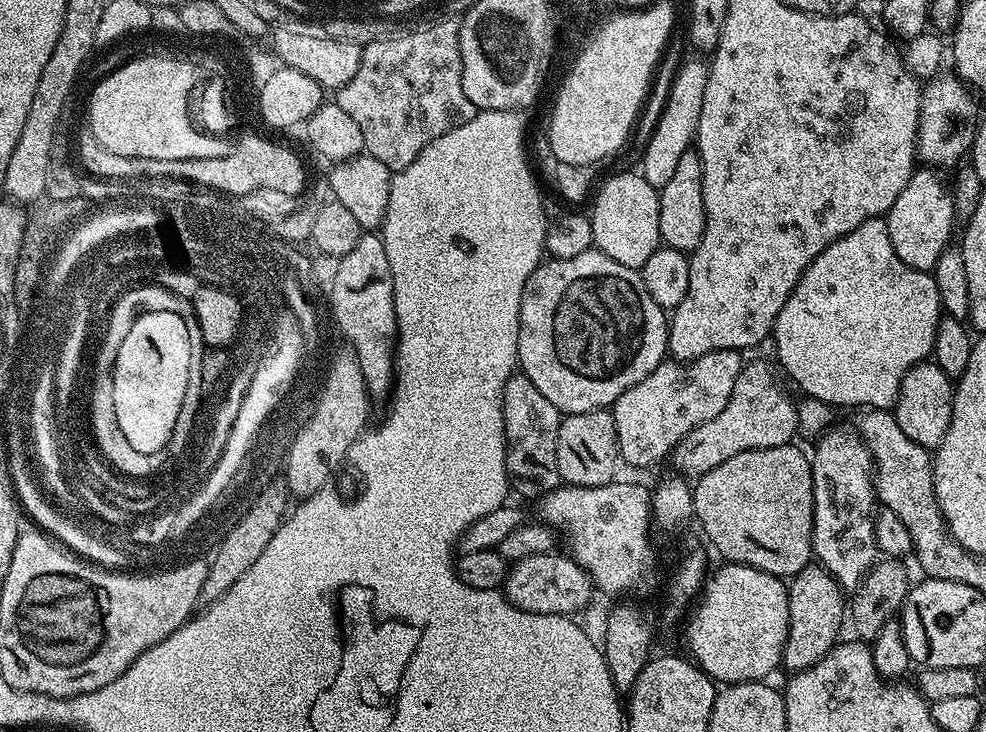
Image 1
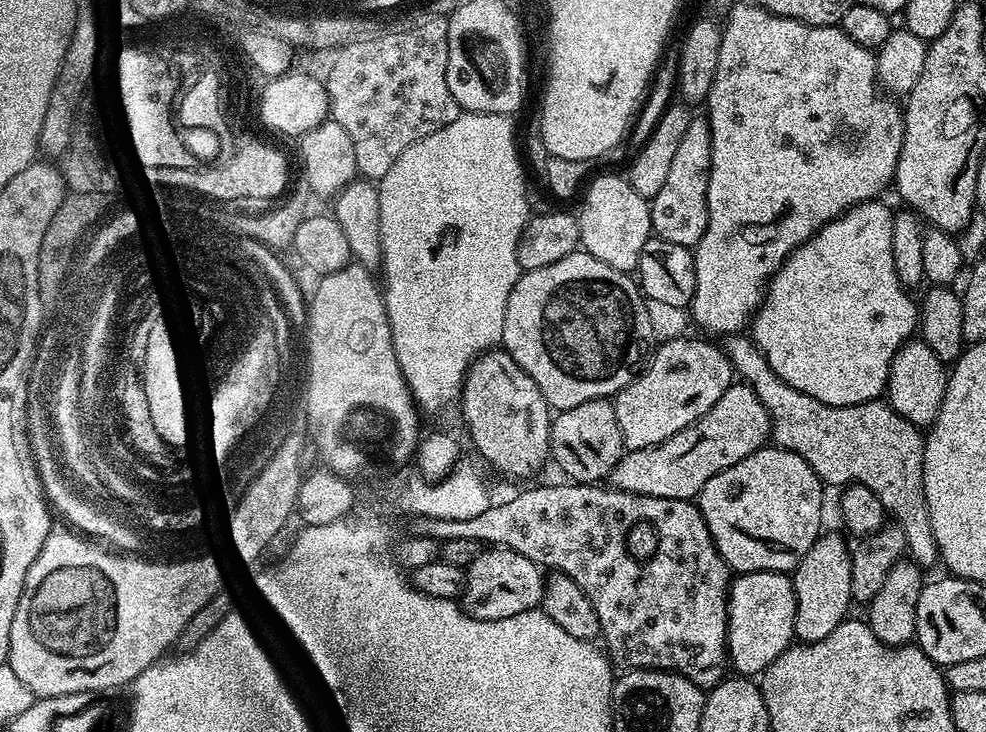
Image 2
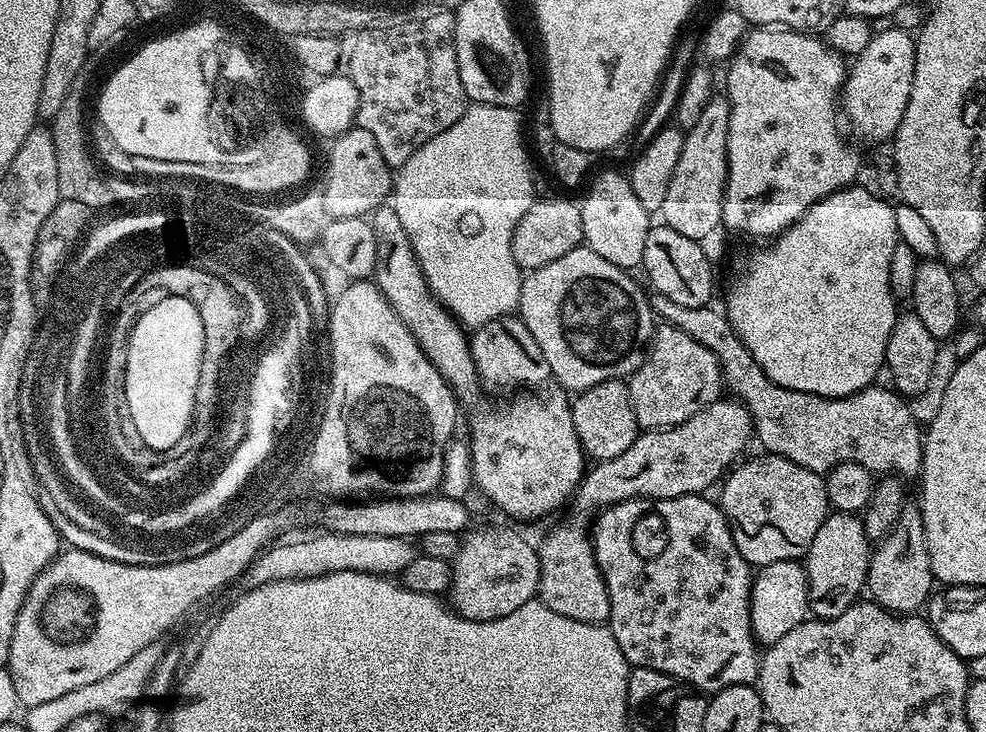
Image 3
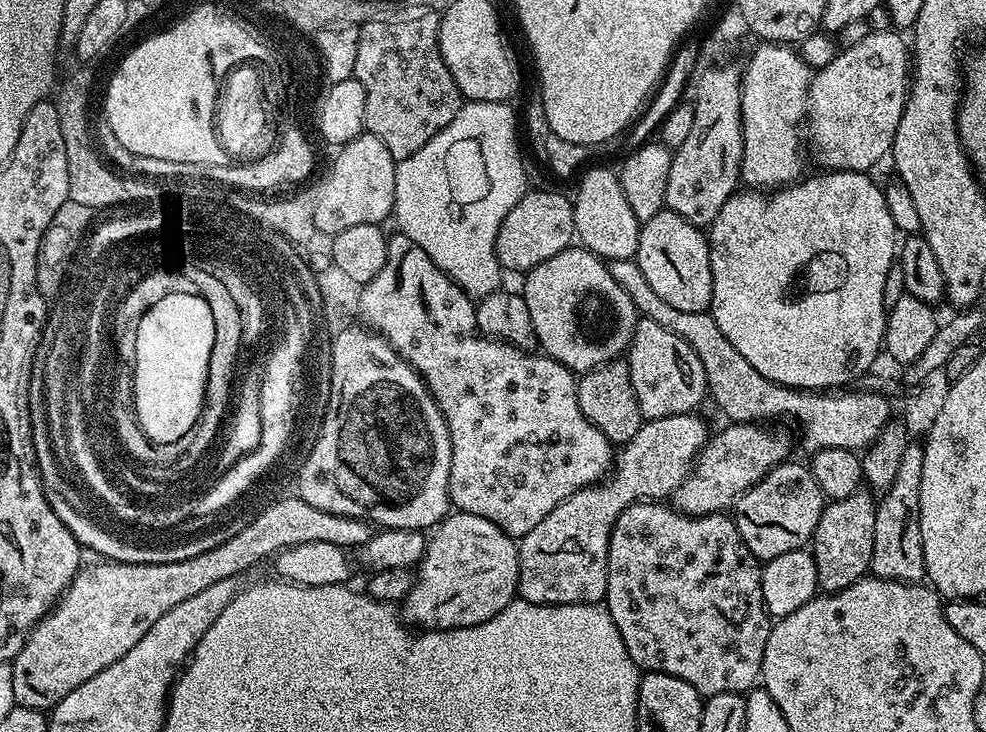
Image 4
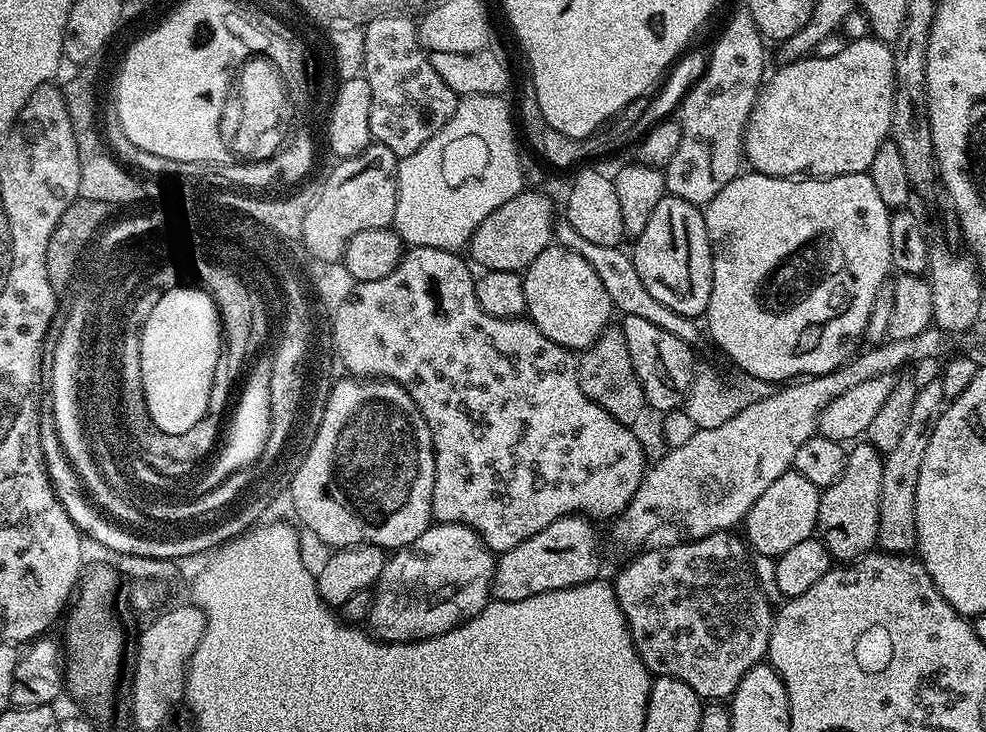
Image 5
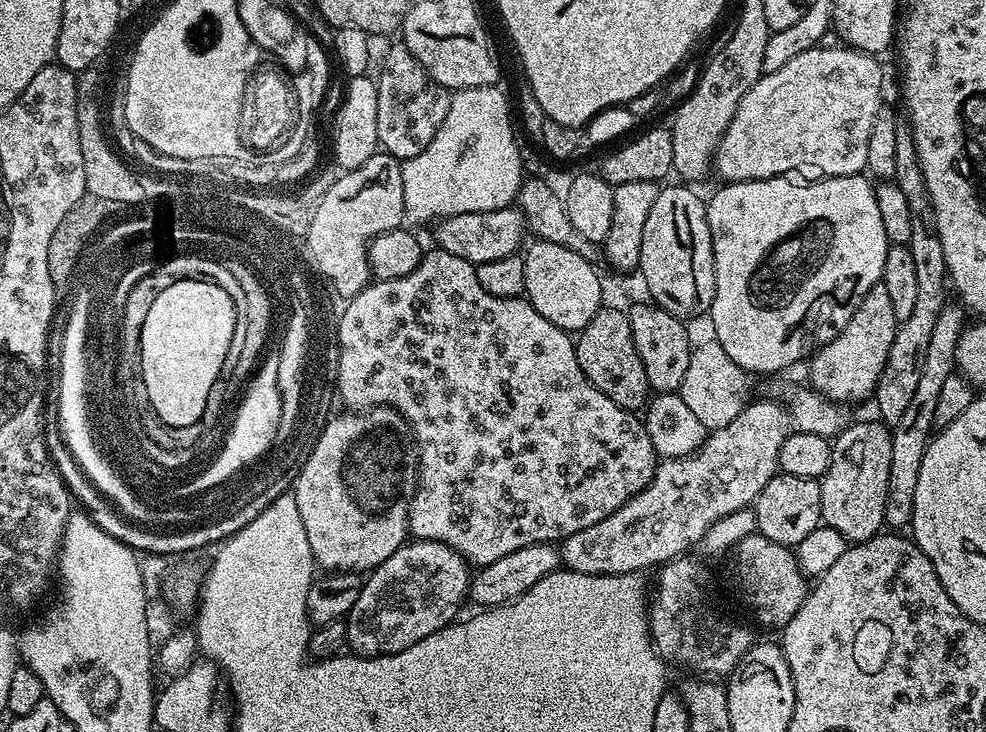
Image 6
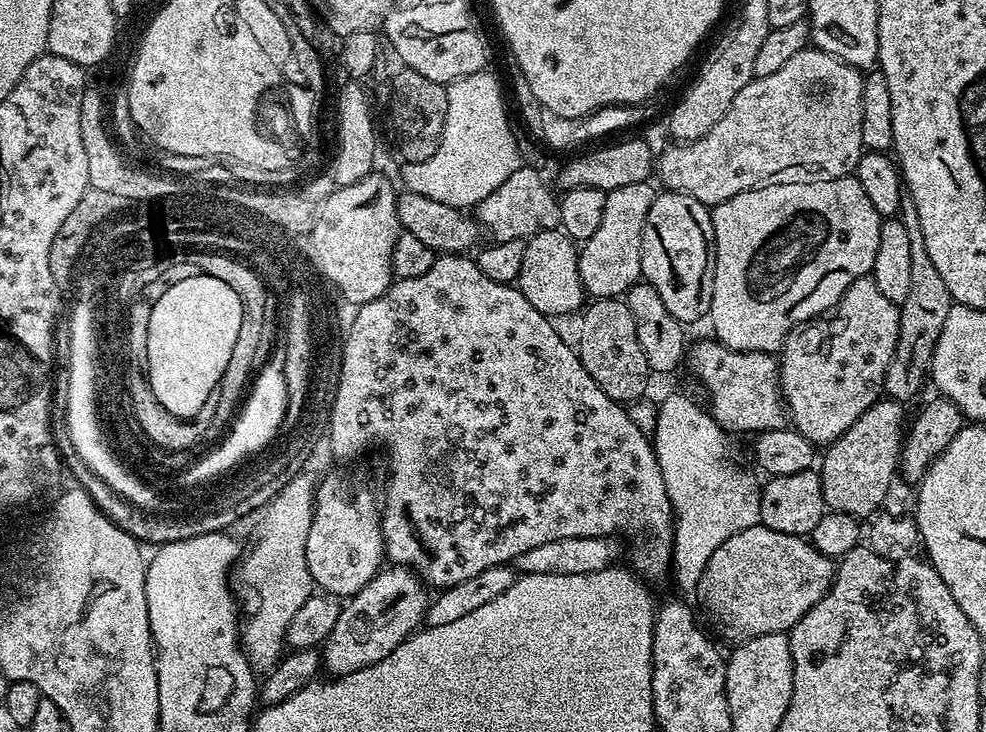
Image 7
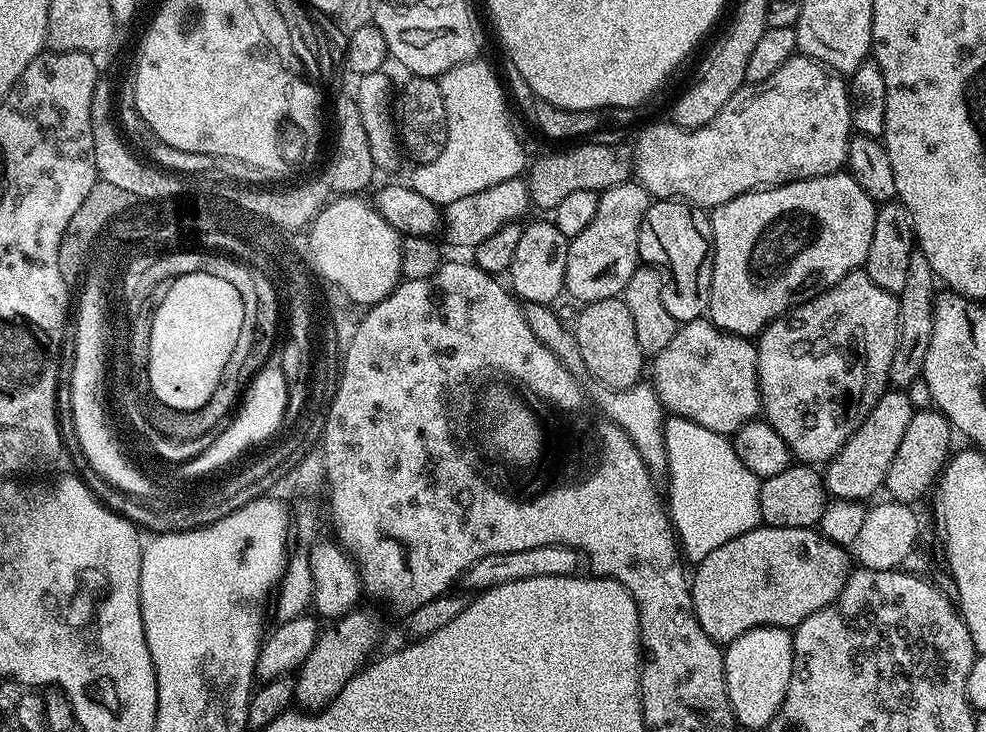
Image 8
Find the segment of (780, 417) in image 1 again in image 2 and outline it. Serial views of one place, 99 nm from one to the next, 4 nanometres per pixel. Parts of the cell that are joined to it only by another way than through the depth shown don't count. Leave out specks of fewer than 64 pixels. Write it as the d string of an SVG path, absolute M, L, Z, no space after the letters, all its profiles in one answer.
M733 382L705 416L666 438L666 442L625 451L610 480L622 492L692 500L699 497L702 486L706 486L714 474L765 447L771 434L772 418L756 391L749 384Z

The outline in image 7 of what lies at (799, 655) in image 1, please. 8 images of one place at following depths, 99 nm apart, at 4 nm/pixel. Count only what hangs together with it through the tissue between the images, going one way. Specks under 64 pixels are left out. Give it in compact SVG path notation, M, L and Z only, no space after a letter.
M877 400L854 426L850 426L850 430L846 430L846 434L823 449L818 471L824 502L831 511L857 518L871 517L881 511L880 503L887 498L892 479L895 481L898 476L900 445L904 443L906 433L904 408L898 400Z

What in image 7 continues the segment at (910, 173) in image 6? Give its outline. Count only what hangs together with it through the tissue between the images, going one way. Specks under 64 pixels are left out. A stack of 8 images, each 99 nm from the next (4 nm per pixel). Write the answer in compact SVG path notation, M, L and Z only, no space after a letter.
M907 194L900 203L898 218L906 226L906 234L910 238L910 294L906 294L906 302L898 305L898 346L886 370L883 395L890 400L909 402L908 400L914 399L923 390L924 384L926 388L934 358L934 346L938 346L938 334L942 334L946 314L950 314L954 301L950 290L946 290L946 282L942 282L938 269L934 267L934 261L926 251L926 238L922 238L918 210L914 210L914 198Z

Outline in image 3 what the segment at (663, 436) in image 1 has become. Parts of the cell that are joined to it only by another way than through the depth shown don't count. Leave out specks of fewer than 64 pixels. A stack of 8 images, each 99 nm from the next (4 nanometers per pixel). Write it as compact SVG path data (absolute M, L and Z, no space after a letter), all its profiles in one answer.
M667 322L661 323L659 327L652 333L652 343L644 357L642 366L637 372L632 373L631 376L627 377L626 380L628 386L628 393L630 394L630 402L634 406L634 414L636 415L636 423L641 429L644 430L655 430L657 428L673 428L678 426L682 422L686 422L690 418L694 418L694 414L701 412L703 408L709 408L722 396L722 377L720 374L720 363L718 358L714 358L714 354L710 350L706 350L706 346L702 346L698 342L694 342L694 338L690 338L690 334L686 334L682 330L678 330L672 324Z

